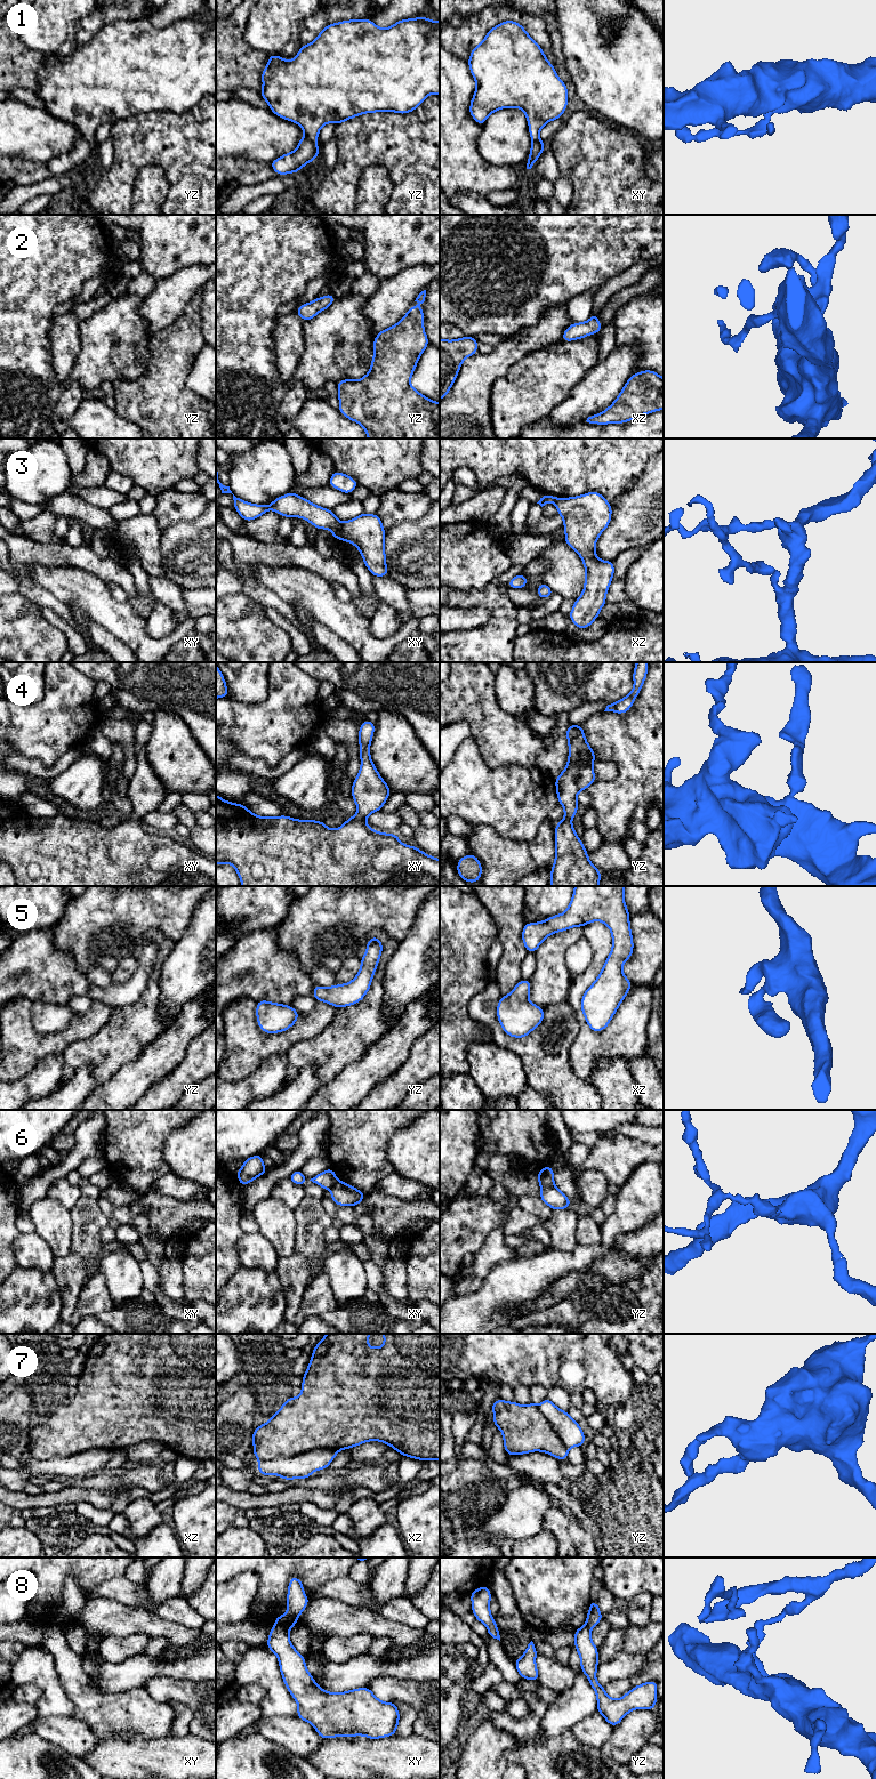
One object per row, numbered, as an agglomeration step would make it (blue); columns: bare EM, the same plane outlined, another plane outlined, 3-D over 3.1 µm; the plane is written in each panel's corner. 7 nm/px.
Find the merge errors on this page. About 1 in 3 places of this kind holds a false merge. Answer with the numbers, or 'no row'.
1, 6, 7, 8

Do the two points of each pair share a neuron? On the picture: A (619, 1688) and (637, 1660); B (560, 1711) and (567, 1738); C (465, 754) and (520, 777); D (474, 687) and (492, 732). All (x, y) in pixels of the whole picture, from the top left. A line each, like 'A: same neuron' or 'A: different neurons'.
A: different neurons
B: different neurons
C: same neuron
D: same neuron

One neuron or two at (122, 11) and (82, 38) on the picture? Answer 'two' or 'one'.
one

